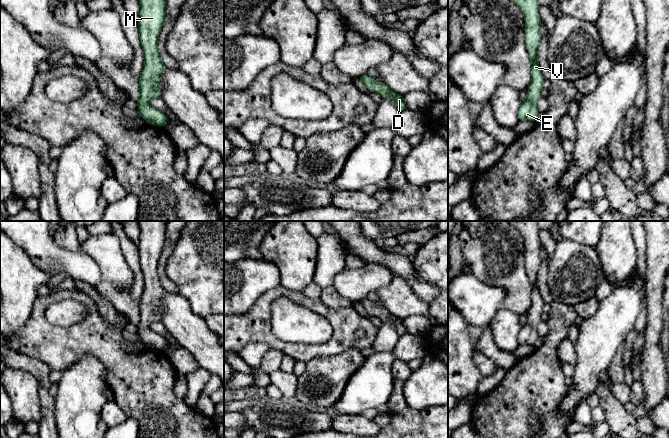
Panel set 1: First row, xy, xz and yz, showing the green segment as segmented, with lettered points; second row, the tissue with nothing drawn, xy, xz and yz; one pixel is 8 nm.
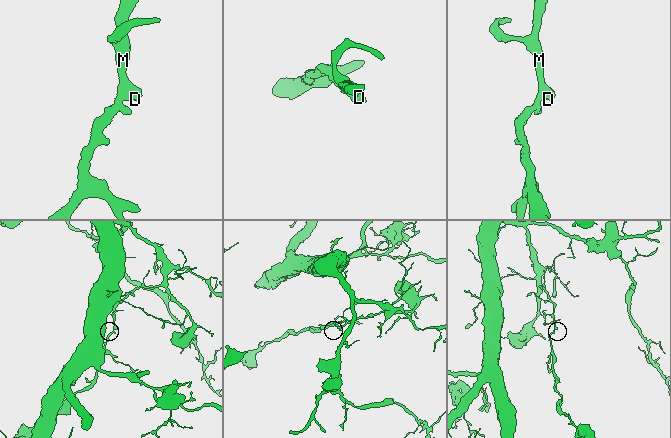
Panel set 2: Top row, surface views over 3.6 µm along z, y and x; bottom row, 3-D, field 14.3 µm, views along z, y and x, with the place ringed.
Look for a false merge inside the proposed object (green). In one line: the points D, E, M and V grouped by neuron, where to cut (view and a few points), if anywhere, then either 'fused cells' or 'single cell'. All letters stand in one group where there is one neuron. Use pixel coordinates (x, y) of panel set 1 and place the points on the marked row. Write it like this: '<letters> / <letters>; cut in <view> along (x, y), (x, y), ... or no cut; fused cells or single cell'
D E M V; no cut; single cell

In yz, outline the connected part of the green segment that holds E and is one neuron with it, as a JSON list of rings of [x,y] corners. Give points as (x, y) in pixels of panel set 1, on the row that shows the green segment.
[[[512,0],[516,2],[525,19],[525,39],[526,46],[529,53],[531,65],[531,84],[527,90],[527,98],[519,108],[519,121],[535,121],[539,111],[537,109],[537,100],[542,97],[543,84],[545,82],[544,76],[541,72],[537,60],[537,50],[541,39],[541,19],[539,15],[538,0]]]

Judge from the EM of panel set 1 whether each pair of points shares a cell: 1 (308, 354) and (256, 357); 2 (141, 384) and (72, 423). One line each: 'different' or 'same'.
1: different
2: different

